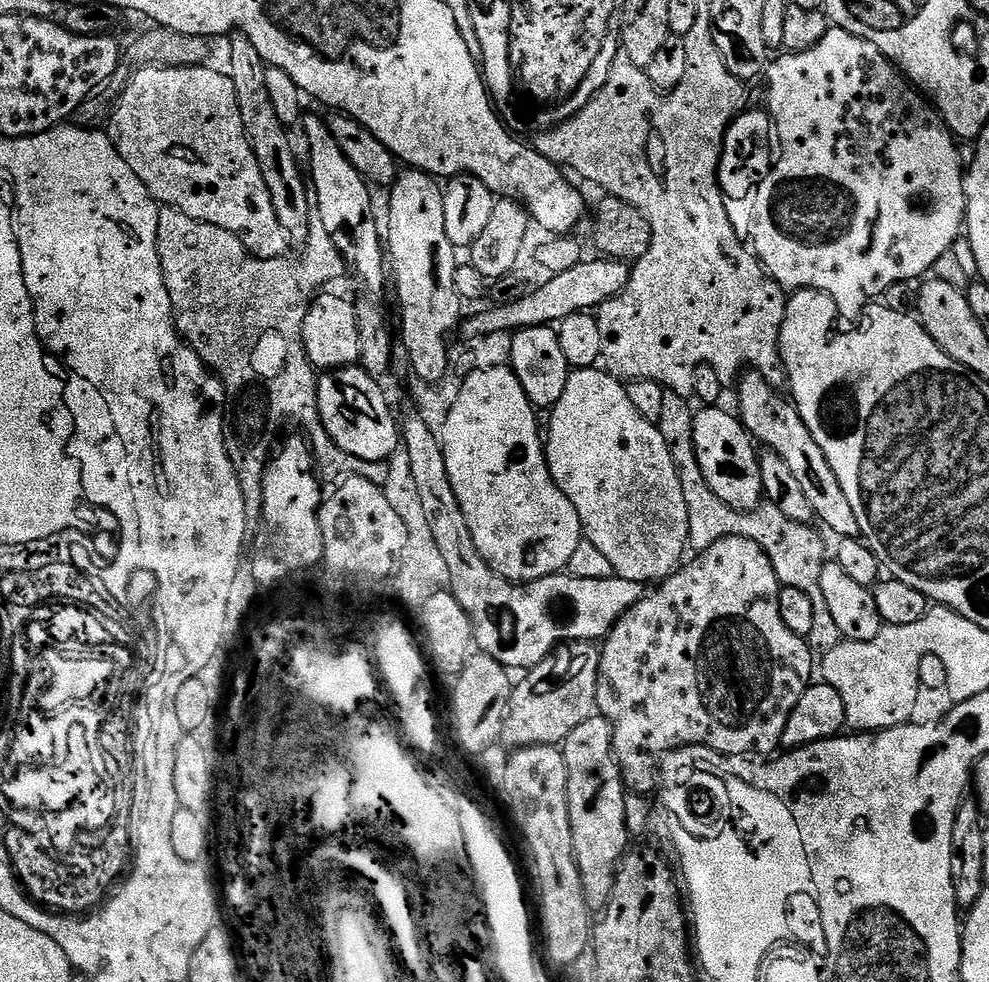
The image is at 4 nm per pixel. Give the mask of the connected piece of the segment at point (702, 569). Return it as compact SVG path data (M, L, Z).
M730 536L714 542L714 546L710 546L705 552L693 555L691 558L692 561L689 559L668 579L659 581L658 586L645 594L633 608L626 610L626 614L618 618L618 622L604 637L600 648L596 712L610 722L612 750L617 764L620 765L625 785L633 793L651 793L652 756L672 752L675 748L686 747L687 749L689 746L712 748L716 752L721 752L723 756L775 753L781 747L780 739L786 730L786 722L794 706L798 706L798 698L802 698L802 694L814 680L812 676L814 653L809 648L805 637L794 634L794 630L786 630L786 622L782 622L782 614L778 610L778 598L782 585L780 579L774 574L774 566L770 558L764 553L762 546L758 546L758 542L750 538Z

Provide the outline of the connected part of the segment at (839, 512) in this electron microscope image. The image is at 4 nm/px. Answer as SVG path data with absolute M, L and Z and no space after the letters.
M751 370L739 377L734 391L740 395L740 423L752 434L753 441L759 442L765 449L777 452L786 460L786 465L790 466L791 473L799 481L807 501L813 507L815 519L819 522L821 520L836 538L859 537L858 518L854 518L854 510L846 499L846 494L842 494L842 486L838 486L838 478L834 470L830 470L830 462L826 462L822 446L818 446L818 442L814 442L814 434L806 430L806 422L802 422L800 412L791 399L787 395L779 396L776 393L779 391L768 384L766 378Z

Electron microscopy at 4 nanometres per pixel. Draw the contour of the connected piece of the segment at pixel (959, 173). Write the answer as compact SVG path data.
M832 26L822 42L818 42L818 46L805 52L789 52L777 56L780 57L777 60L775 57L766 69L766 87L772 91L772 112L776 112L776 120L780 120L780 133L784 135L784 155L779 167L772 172L771 179L760 189L760 200L756 200L756 244L760 244L756 259L781 288L813 288L815 292L825 292L839 306L841 313L860 314L869 307L870 302L883 297L890 286L916 282L927 277L938 258L953 250L959 236L961 239L968 211L964 193L966 168L963 163L960 165L957 141L941 120L940 113L913 87L908 77L882 54L882 50L874 46L874 42L866 42L845 28Z

